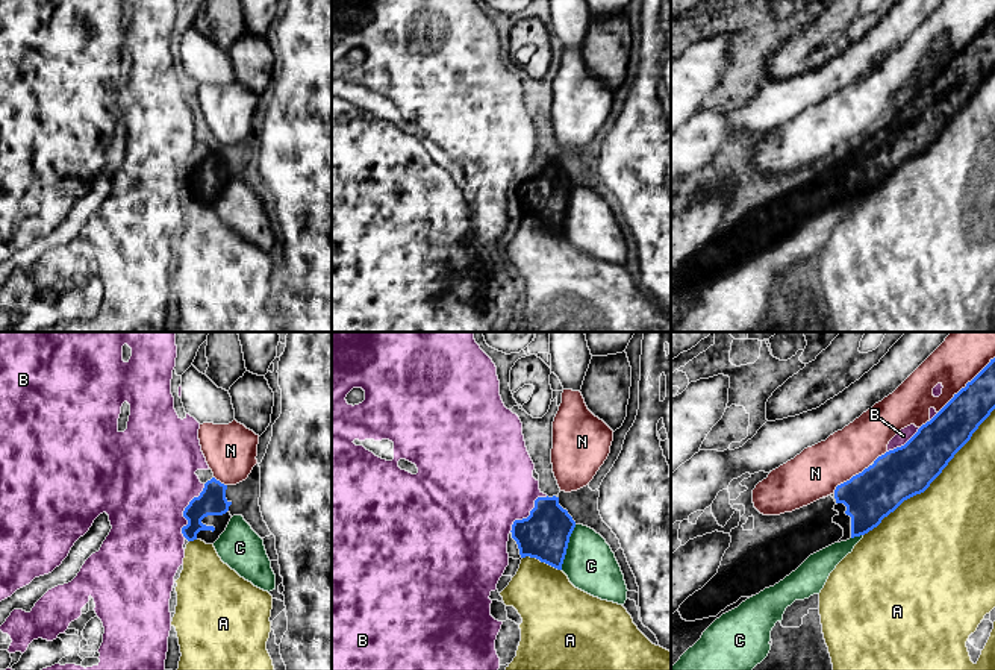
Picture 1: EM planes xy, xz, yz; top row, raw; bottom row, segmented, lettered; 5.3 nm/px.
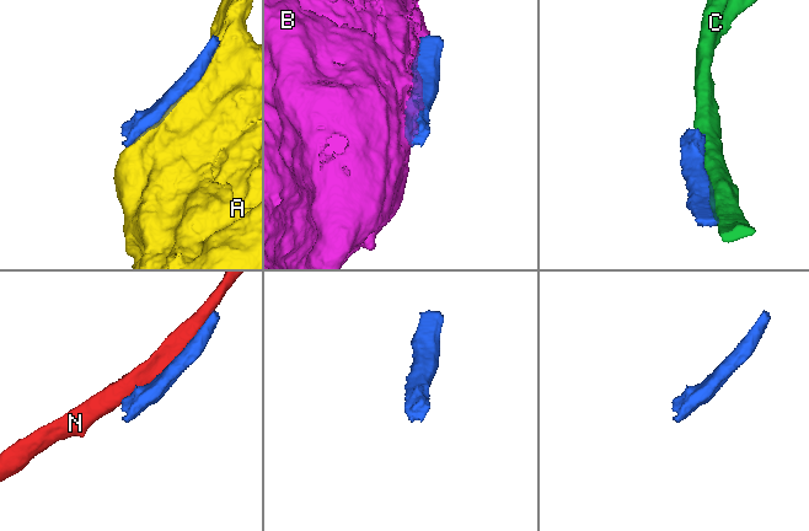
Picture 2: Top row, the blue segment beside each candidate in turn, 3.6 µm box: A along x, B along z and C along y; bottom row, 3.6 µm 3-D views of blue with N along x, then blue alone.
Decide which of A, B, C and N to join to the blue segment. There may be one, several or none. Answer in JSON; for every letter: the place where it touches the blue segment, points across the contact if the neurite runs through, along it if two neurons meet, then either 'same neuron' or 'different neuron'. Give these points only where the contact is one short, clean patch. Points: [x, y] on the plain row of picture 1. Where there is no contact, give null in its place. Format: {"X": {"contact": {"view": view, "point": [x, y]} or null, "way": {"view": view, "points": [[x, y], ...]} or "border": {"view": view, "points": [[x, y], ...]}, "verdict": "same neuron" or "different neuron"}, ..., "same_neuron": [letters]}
{"A": {"contact": {"view": "yz", "point": [933, 140]}, "verdict": "different neuron"}, "B": {"contact": {"view": "xy", "point": [185, 170]}, "verdict": "different neuron"}, "C": {"contact": {"view": "xz", "point": [567, 208]}, "verdict": "different neuron"}, "N": {"contact": {"view": "yz", "point": [966, 46]}, "verdict": "different neuron"}, "same_neuron": []}

